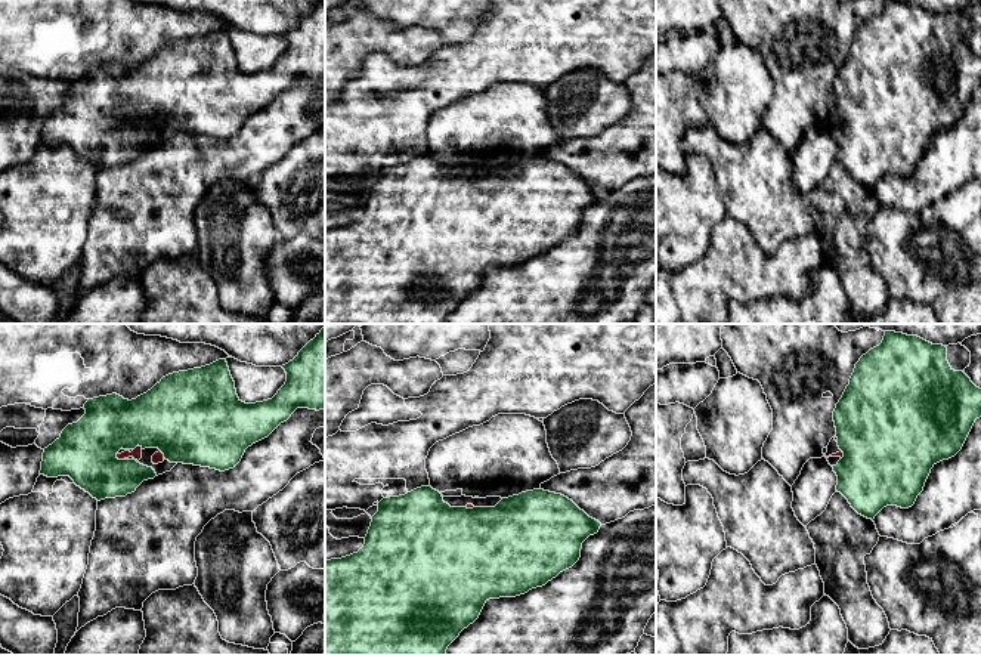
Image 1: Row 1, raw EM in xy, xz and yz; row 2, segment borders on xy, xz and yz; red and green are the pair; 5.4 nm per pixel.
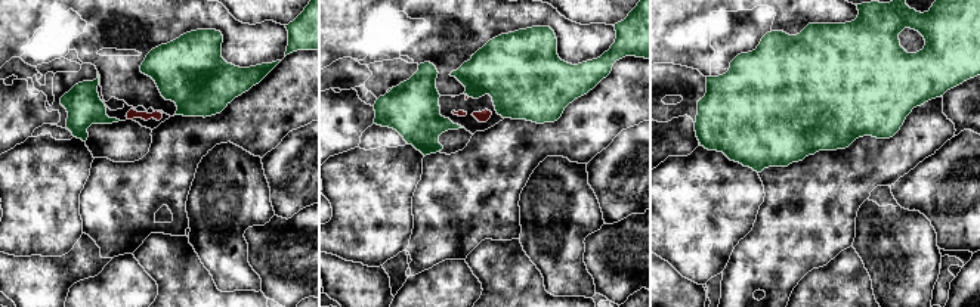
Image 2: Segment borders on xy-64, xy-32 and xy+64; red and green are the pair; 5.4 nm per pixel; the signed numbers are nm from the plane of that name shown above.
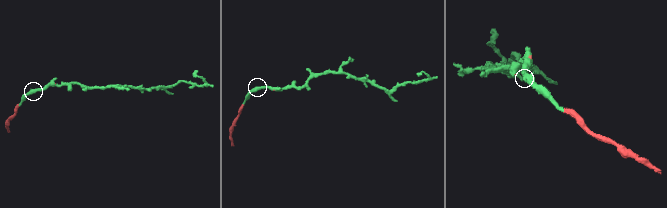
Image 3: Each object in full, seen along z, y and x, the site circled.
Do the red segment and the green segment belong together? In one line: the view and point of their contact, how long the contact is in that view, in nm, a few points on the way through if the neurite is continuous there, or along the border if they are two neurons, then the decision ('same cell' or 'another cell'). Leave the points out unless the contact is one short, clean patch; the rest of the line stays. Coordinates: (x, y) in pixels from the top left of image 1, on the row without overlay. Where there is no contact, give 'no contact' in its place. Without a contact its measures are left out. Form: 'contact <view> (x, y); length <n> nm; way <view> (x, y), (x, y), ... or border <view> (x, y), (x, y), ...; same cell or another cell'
contact xy (120, 127); length 60 nm; same cell

